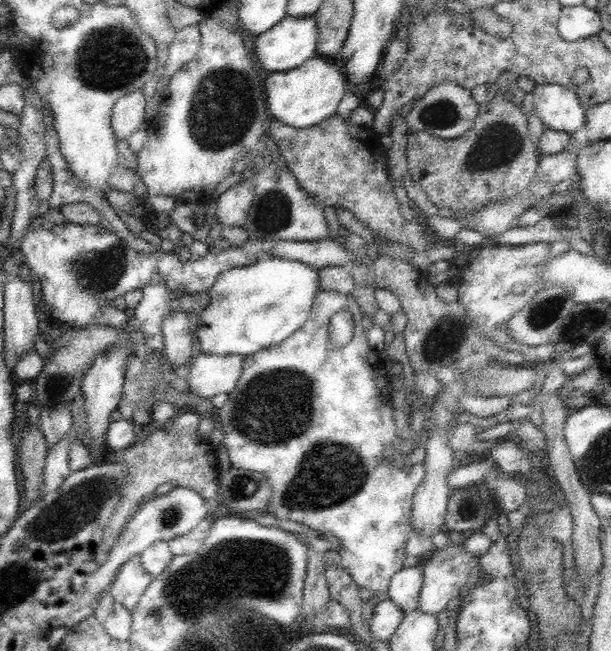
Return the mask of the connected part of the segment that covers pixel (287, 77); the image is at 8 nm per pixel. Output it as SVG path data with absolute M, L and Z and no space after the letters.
M318 55L288 72L272 72L264 82L268 115L270 119L276 119L294 128L314 126L335 114L346 94L347 83L348 78L340 72L338 65Z

